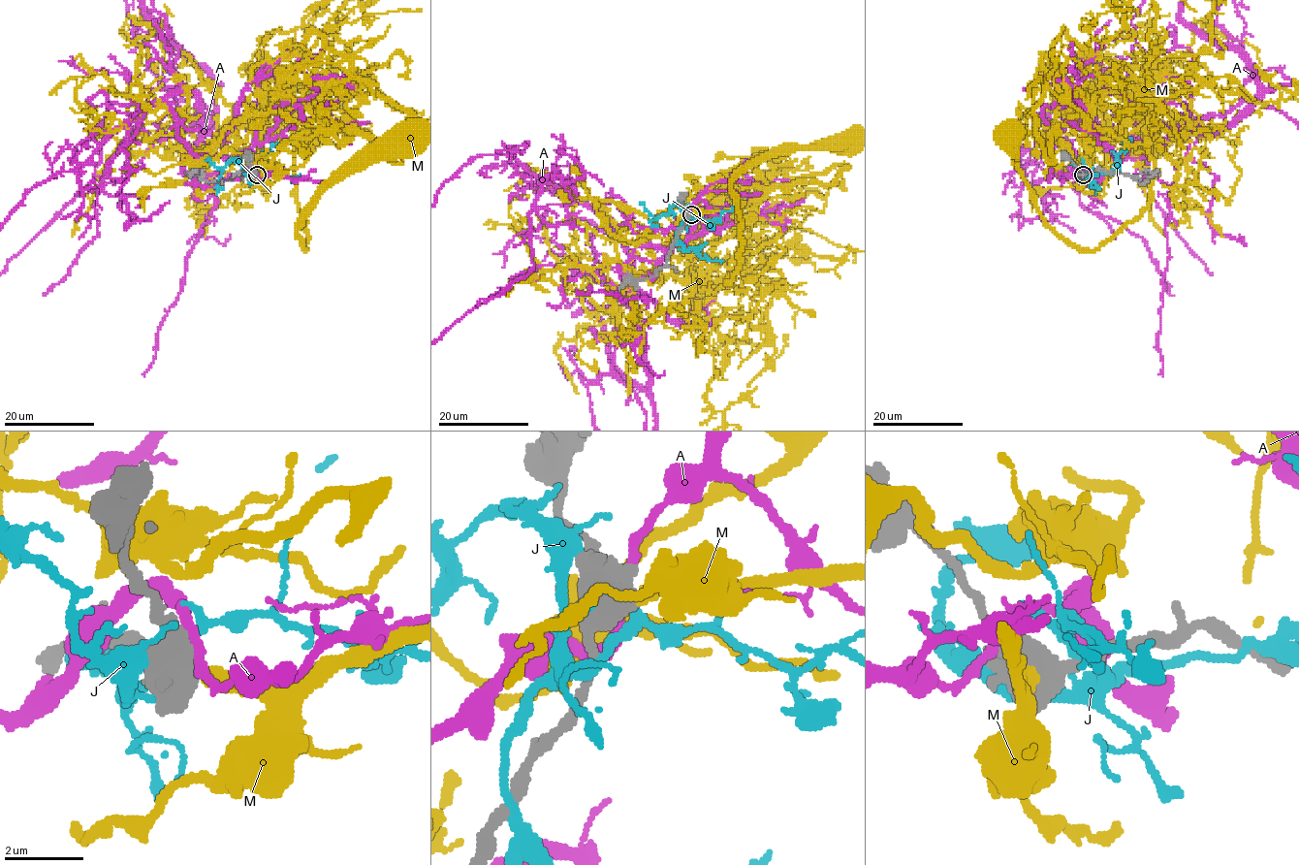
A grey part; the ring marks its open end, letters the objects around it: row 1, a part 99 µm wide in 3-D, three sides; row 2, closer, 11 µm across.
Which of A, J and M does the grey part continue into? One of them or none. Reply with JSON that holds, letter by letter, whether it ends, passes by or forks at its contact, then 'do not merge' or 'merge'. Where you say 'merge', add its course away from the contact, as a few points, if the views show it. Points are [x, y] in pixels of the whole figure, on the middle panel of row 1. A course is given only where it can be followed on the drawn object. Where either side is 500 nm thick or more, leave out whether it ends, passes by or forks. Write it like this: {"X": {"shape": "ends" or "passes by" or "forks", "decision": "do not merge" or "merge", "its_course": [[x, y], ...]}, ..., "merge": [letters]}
{"A": {"shape": "passes by", "decision": "do not merge"}, "J": {"decision": "do not merge"}, "M": {"decision": "merge", "its_course": [[690, 213], [764, 193], [714, 245], [710, 277], [729, 285], [743, 241], [731, 178], [847, 144]]}, "merge": ["M"]}

